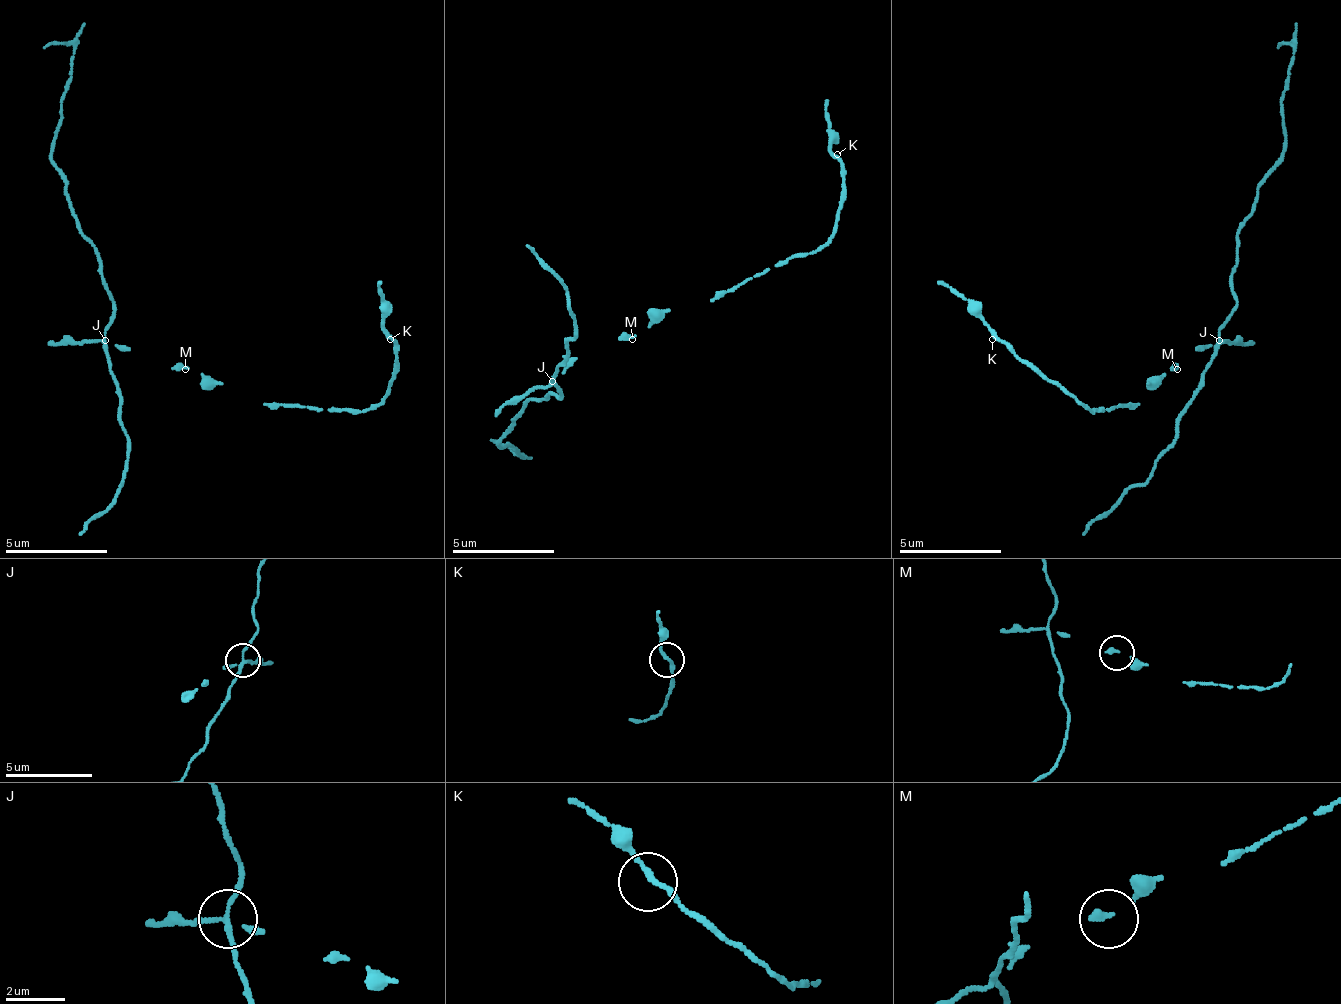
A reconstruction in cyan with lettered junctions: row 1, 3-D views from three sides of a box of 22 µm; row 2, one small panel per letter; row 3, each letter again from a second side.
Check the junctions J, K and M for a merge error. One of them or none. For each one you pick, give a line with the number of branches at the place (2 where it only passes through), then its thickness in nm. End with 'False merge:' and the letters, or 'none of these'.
J: 4 branches meet; 140 nm thick
False merge: J

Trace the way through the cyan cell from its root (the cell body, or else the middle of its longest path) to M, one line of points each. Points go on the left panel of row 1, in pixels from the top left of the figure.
M: (170, 369), (185, 369)

